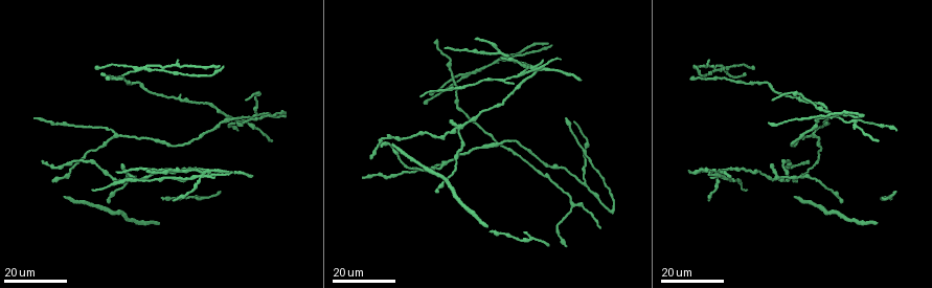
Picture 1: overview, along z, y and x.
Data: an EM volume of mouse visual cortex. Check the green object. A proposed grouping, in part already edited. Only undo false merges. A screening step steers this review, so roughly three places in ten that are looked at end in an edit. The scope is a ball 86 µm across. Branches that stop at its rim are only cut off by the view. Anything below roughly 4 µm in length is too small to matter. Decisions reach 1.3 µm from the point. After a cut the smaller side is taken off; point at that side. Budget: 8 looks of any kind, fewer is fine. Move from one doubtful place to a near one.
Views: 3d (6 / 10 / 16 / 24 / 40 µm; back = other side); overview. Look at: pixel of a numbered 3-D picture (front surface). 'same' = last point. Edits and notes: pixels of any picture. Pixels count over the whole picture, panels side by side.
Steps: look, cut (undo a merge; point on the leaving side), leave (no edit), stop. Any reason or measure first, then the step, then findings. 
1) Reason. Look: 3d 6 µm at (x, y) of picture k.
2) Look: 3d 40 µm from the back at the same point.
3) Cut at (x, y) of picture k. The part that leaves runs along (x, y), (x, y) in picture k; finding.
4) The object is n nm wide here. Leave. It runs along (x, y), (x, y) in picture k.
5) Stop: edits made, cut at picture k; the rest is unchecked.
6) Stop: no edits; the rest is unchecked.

Side arm on a straight run. Look: 3d 16 µm at (458, 128) of picture 1.

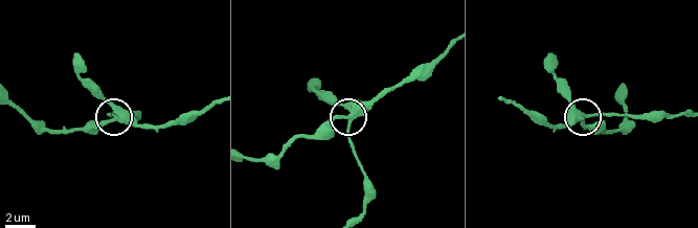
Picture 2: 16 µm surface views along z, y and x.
Look: 3d 6 µm at (352, 122) of picture 2.

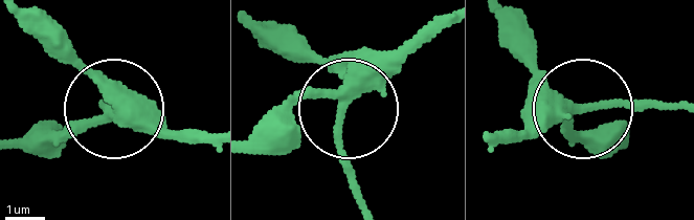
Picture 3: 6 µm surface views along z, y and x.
Leave. It runs along (256, 138), (296, 102), (357, 98), (433, 22) in picture 3; all the same cell.

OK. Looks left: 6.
Sudden change in width. Look: 3d 16 µm at (397, 154) of picture 1.

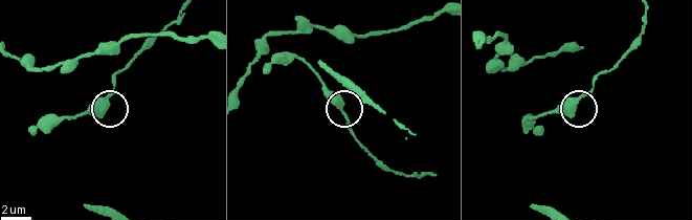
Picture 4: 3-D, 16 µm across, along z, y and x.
Look: 3d 10 µm at (579, 96) of picture 4.

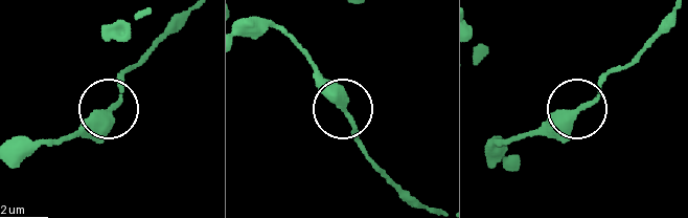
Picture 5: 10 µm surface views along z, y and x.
Look: 3d 10 µm from the back at (576, 110) of picture 5.

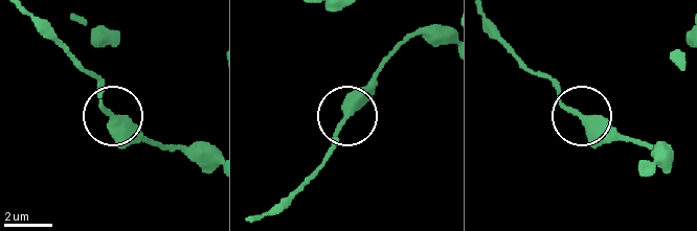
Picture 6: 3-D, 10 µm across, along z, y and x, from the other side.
The object is 330 nm wide here. Leave. It runs along (484, 24), (566, 106), (602, 116), (624, 136) in picture 6; continuous, no second cell.

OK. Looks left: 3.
Looks like a crossing. Look: 3d 16 µm at (444, 161) of picture 1.

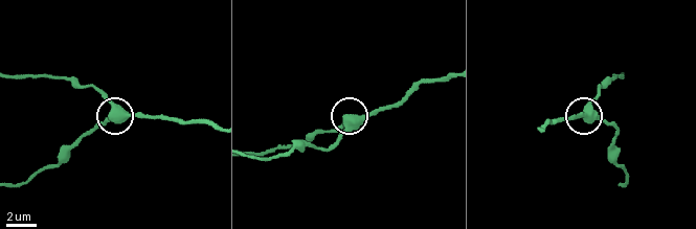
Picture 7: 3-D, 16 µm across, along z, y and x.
Look: 3d 6 µm at (117, 107) of picture 7.

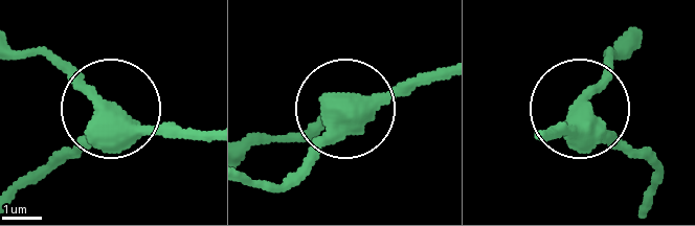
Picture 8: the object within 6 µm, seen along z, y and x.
Leave. It runs along (49, 166), (99, 113), (40, 52) in picture 8; all the same cell.

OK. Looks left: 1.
Stop: no edits; the rest is unchecked.

